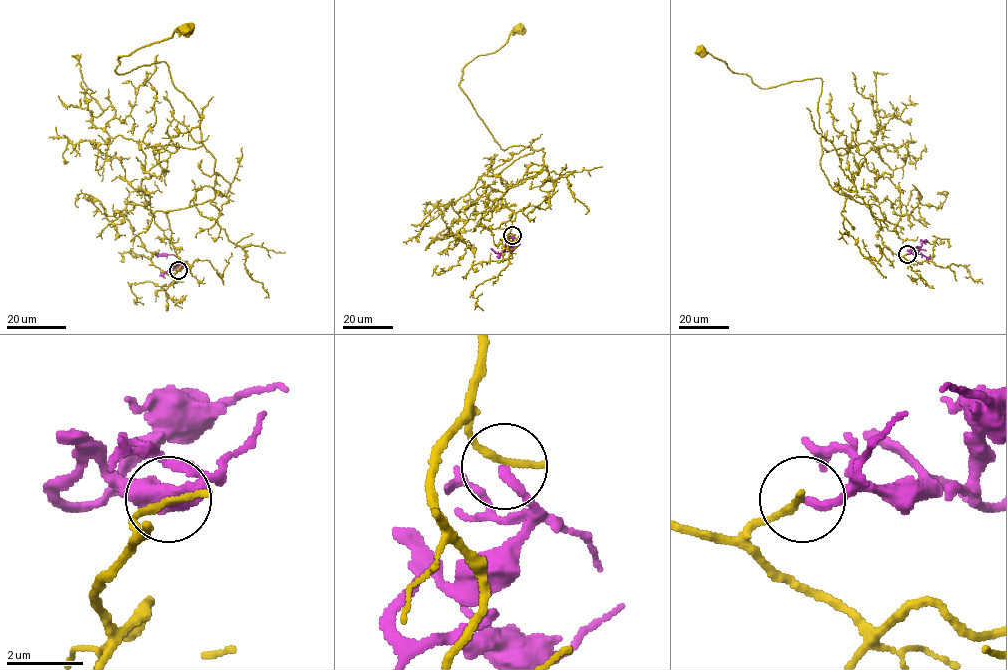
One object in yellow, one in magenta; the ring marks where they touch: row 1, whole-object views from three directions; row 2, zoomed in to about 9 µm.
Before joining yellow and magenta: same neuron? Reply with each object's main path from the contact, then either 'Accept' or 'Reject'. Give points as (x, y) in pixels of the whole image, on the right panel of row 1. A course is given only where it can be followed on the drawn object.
Course of yellow: (906, 253), (899, 256), (886, 247), (869, 205), (837, 192), (821, 168), (819, 77), (761, 88), (701, 51). Course of magenta: (907, 253), (917, 252), (925, 241), (920, 239). Reject

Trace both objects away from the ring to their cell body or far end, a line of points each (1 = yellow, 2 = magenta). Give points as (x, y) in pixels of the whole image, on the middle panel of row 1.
1: (513, 234), (503, 193), (538, 173), (543, 148), (500, 147), (459, 82), (463, 68), (519, 29)
2: (513, 235), (514, 240), (509, 245), (513, 249), (496, 253), (491, 248)

